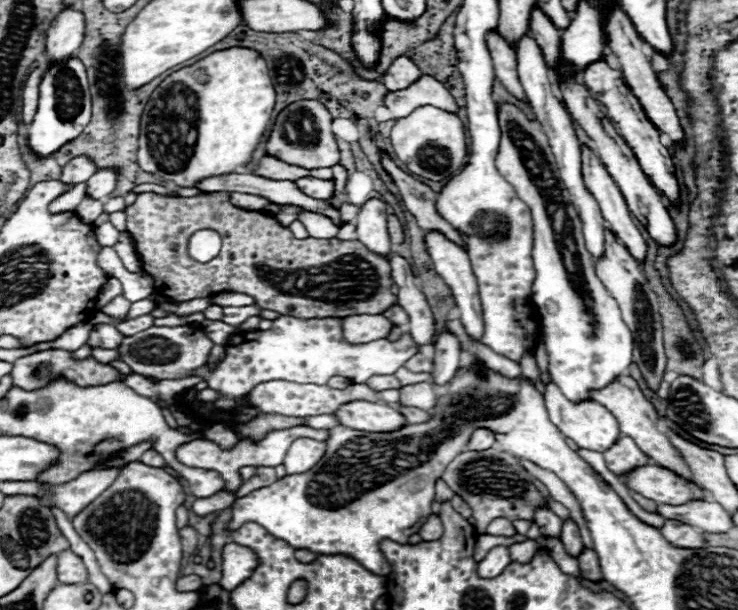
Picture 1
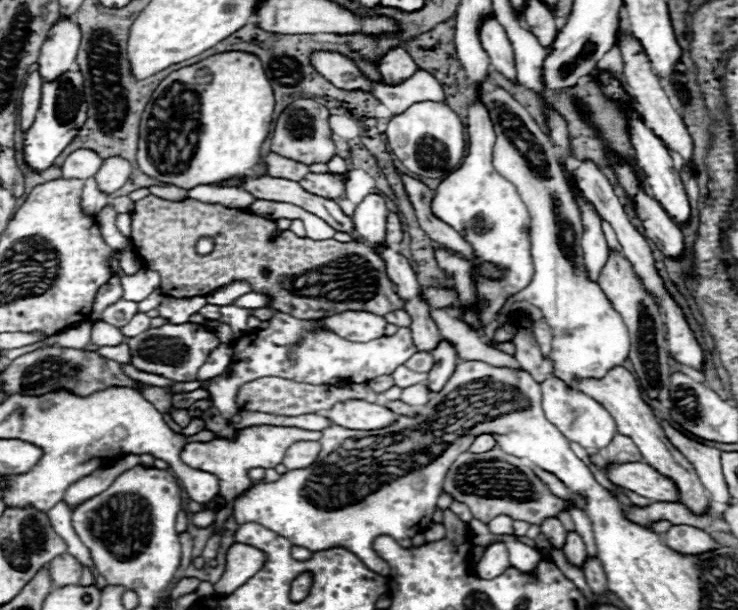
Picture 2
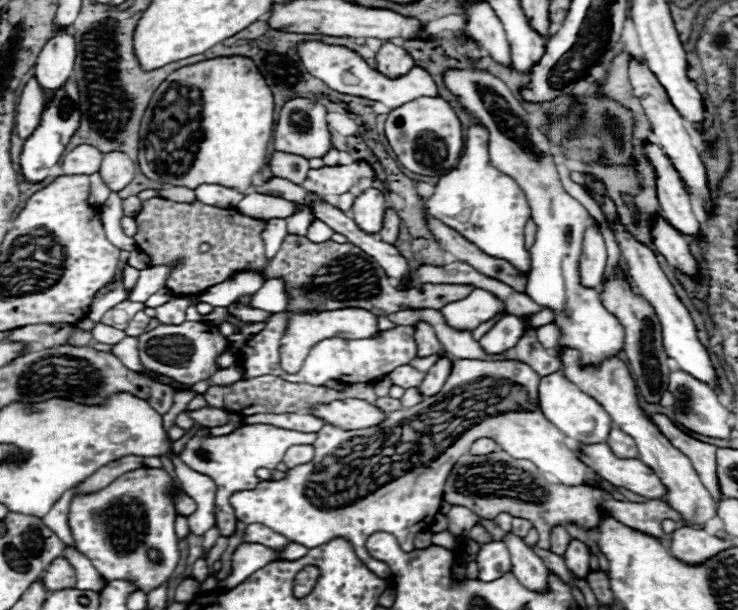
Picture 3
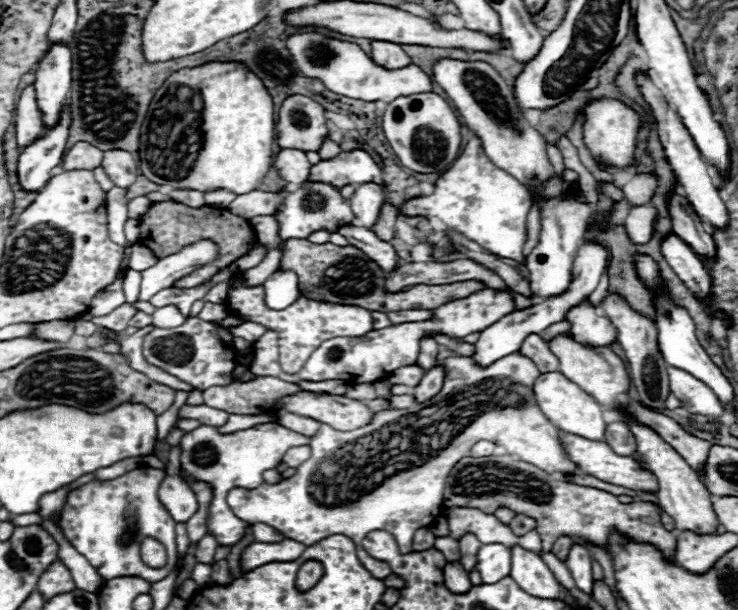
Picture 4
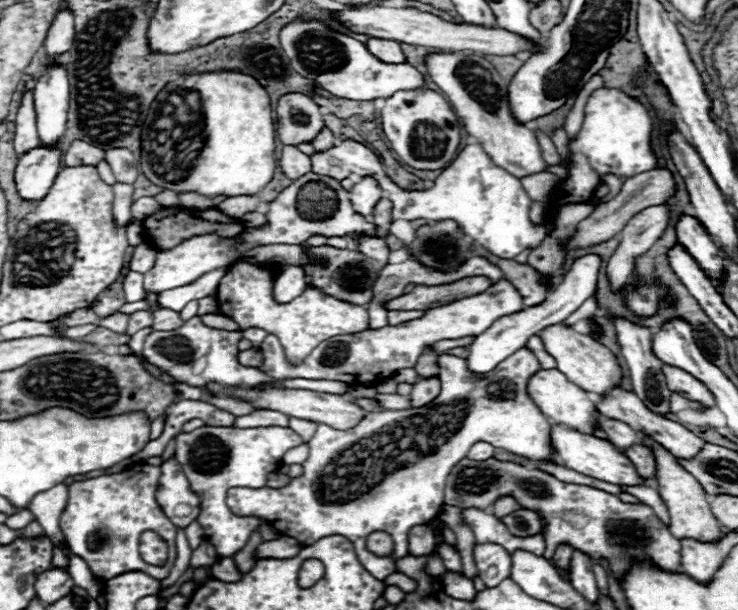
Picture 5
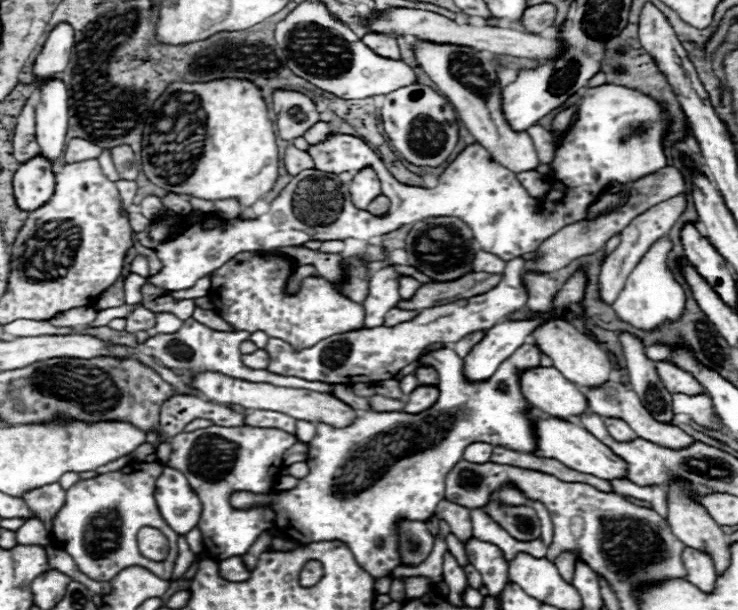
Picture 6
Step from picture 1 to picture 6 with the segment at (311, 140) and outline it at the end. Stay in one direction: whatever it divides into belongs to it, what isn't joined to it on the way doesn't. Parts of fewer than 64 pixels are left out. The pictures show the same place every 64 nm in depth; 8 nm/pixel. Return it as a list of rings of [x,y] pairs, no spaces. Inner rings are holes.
[[[276,90],[272,106],[276,112],[276,126],[280,128],[278,136],[286,142],[304,136],[316,122],[320,122],[320,112],[316,110],[316,104],[300,92]]]

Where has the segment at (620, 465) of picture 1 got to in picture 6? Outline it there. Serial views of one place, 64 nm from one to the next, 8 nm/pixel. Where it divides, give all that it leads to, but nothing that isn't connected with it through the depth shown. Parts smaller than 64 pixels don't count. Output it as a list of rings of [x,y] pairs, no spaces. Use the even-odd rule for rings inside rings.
[[[604,420],[604,426],[608,428],[610,436],[618,442],[630,442],[636,438],[632,428],[628,428],[628,424],[624,424],[624,420]]]

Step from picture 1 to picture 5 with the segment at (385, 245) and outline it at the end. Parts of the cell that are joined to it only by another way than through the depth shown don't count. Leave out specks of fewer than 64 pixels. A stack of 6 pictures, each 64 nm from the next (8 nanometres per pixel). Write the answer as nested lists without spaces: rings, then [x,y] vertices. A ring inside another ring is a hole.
[[[362,178],[352,190],[350,190],[350,200],[352,206],[358,214],[370,218],[374,214],[374,206],[378,204],[378,200],[384,196],[382,188],[378,186],[378,182],[374,178]]]

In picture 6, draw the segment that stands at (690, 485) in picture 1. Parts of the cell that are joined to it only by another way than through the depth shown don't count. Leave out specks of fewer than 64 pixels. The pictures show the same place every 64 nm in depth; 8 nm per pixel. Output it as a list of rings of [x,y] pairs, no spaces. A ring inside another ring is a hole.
[[[538,416],[536,418],[536,432],[538,432],[540,456],[544,456],[544,458],[554,458],[572,470],[578,470],[582,474],[592,474],[602,480],[626,478],[626,474],[628,474],[628,466],[624,464],[624,460],[620,456],[616,456],[606,444],[600,444],[600,440],[596,440],[590,432],[586,432],[578,424]]]

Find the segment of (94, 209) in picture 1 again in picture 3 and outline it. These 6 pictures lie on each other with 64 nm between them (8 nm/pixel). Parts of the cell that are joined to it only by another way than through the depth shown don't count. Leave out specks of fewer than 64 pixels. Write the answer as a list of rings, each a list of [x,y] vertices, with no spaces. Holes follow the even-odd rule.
[[[96,172],[96,174],[92,174],[90,176],[90,204],[94,206],[94,208],[100,208],[106,200],[108,200],[108,196],[110,196],[110,190],[104,186],[104,182],[100,180],[100,174]]]

